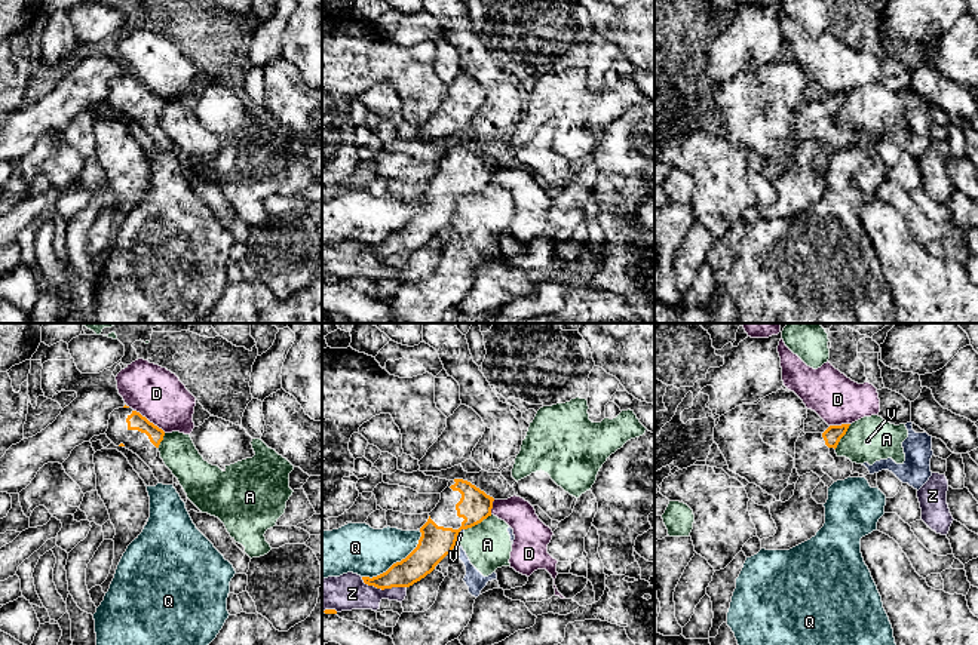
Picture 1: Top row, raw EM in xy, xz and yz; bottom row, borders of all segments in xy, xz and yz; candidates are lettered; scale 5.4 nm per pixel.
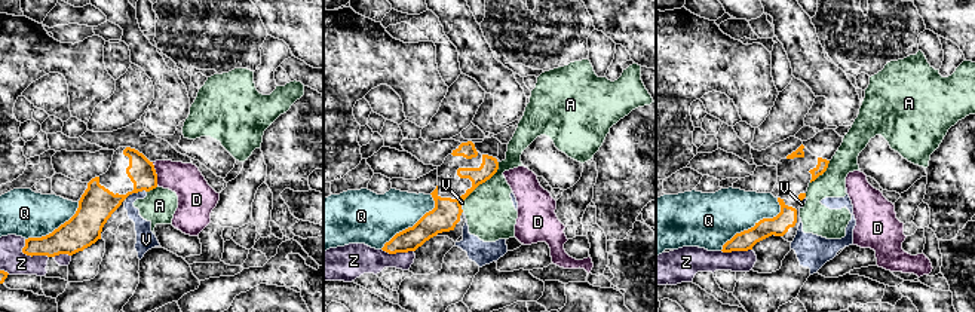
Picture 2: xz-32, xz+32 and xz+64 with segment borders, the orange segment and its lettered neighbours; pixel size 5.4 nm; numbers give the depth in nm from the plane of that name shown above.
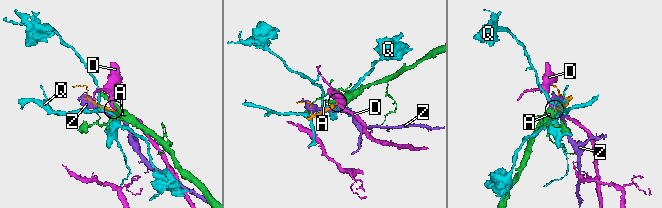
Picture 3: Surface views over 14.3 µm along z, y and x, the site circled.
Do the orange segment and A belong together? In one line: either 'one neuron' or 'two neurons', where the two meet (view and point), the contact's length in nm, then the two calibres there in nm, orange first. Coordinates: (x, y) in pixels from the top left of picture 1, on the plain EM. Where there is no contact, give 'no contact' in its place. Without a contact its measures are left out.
two neurons; contact xz (478, 190); length 170 nm; calibres 180 and 260 nm

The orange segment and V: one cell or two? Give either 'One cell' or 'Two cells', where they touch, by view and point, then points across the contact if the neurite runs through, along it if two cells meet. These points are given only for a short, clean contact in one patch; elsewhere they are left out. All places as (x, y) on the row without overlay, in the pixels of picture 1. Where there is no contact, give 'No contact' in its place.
Two cells. Touches orange at xz (457, 202). Boundary: xz (463, 196), (456, 208)

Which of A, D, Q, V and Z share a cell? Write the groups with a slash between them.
A V / D / Q / Z

